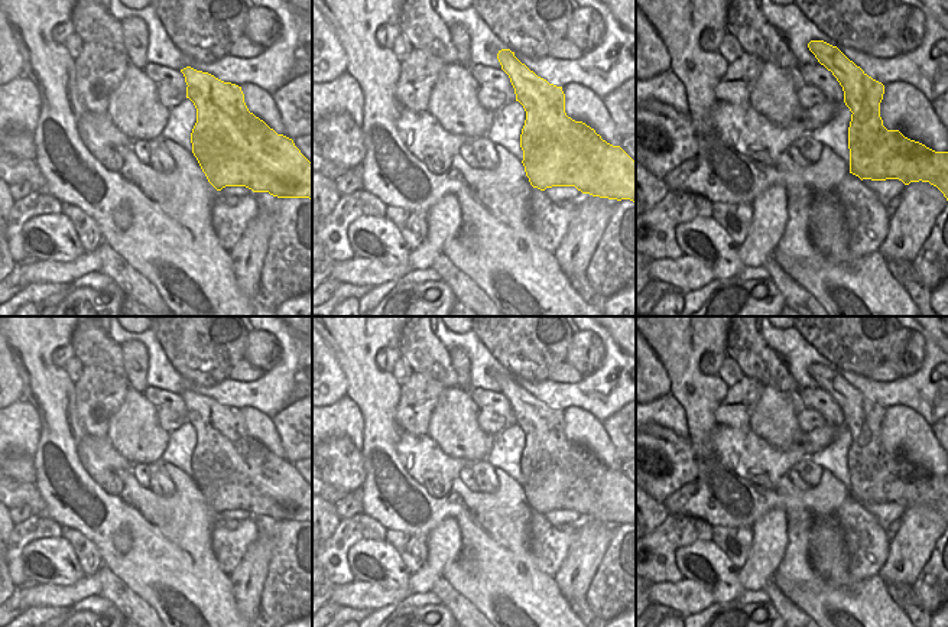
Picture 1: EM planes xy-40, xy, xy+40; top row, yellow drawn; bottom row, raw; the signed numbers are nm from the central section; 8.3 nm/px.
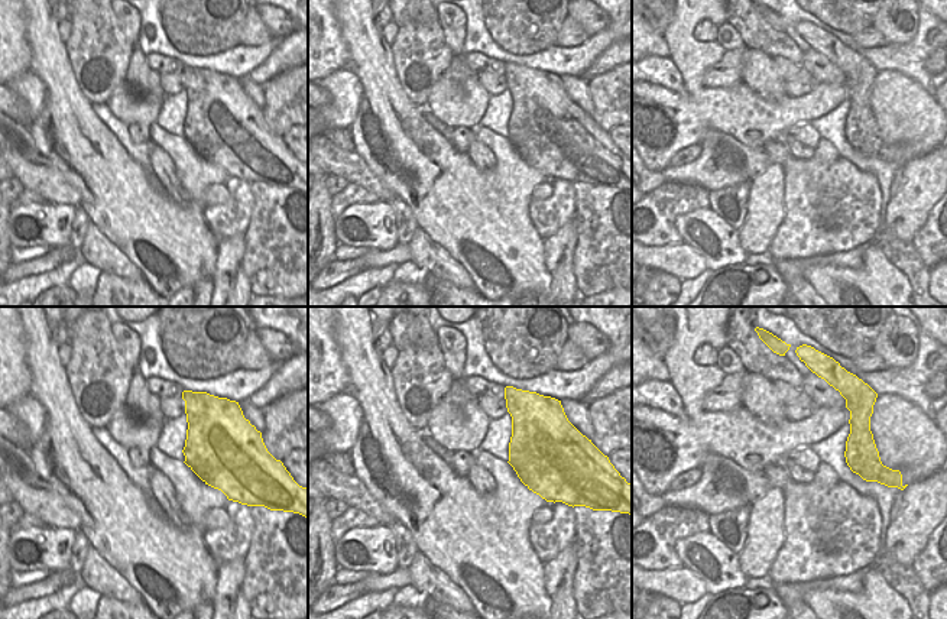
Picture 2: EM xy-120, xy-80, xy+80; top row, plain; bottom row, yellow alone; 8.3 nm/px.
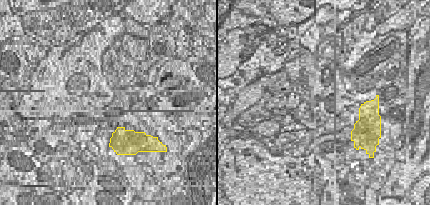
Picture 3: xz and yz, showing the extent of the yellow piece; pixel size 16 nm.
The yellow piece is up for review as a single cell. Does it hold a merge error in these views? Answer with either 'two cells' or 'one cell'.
two cells

